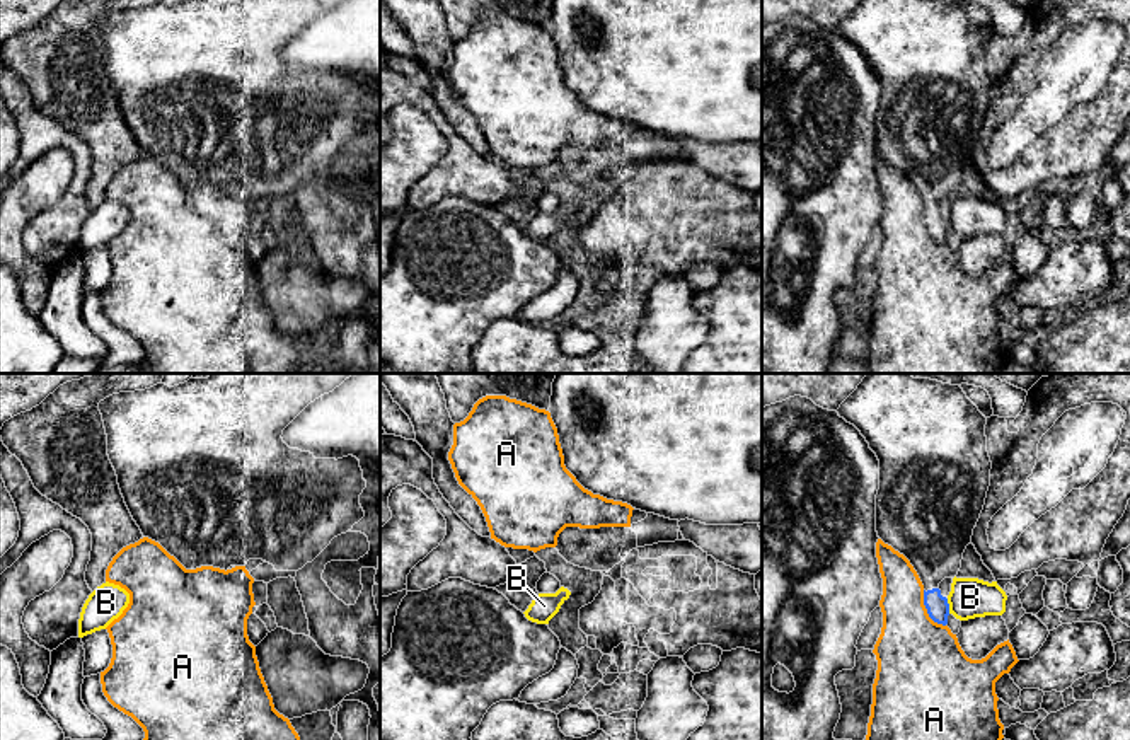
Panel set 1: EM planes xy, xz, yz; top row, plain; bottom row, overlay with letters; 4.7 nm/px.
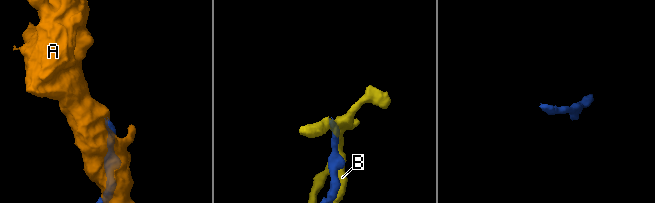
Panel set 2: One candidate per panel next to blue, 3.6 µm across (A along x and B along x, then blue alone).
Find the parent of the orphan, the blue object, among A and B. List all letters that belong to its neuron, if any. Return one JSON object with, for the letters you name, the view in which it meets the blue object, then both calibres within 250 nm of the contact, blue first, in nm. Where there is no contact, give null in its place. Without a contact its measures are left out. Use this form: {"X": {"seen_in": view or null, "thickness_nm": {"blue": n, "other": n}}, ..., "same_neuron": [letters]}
{"same_neuron": []}

